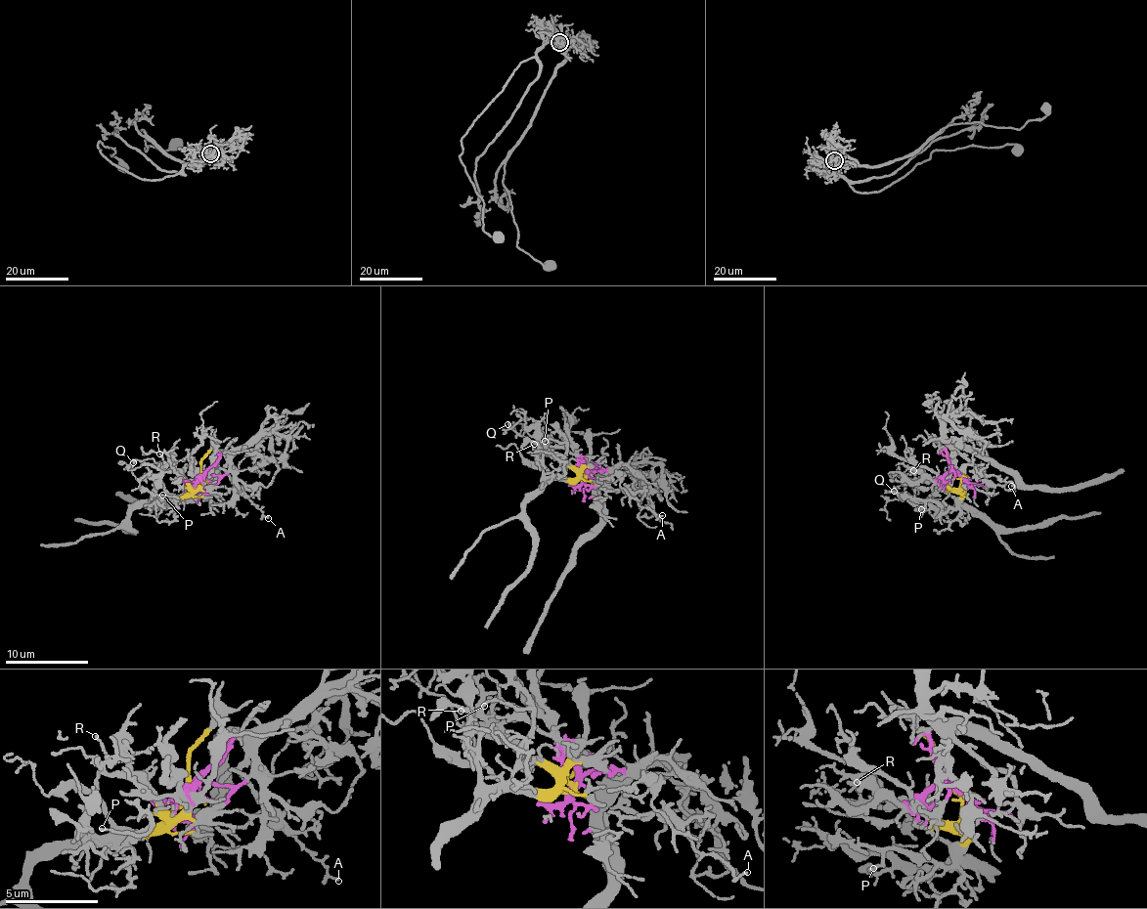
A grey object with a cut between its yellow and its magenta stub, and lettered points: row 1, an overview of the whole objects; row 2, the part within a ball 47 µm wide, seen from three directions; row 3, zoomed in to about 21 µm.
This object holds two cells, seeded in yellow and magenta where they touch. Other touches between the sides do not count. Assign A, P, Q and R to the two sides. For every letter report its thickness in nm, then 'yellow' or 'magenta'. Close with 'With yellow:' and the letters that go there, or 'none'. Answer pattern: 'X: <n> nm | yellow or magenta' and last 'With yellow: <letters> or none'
A: 130 nm | magenta
P: 70 nm | yellow
Q: 130 nm | yellow
R: 120 nm | yellow
With yellow: P, Q, R

